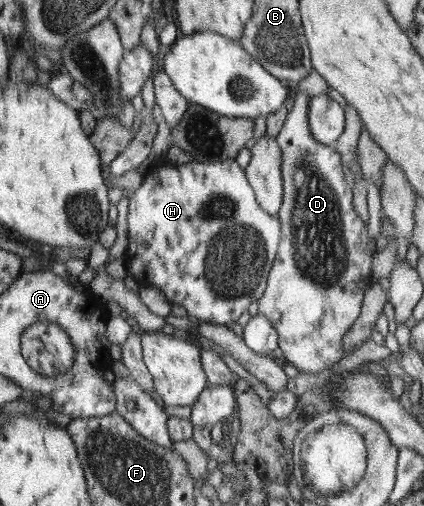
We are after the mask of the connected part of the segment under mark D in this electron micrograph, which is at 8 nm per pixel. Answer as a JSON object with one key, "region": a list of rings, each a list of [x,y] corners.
{"region":[[[300,90],[294,93],[294,106],[276,136],[281,150],[283,178],[283,201],[278,214],[281,239],[265,292],[257,303],[258,314],[266,317],[277,331],[278,345],[286,363],[306,374],[316,374],[351,353],[342,348],[342,341],[362,314],[363,297],[372,283],[373,252],[368,247],[367,226],[353,208],[353,190],[346,182],[341,154],[333,146],[313,139],[307,117],[311,97]]]}

